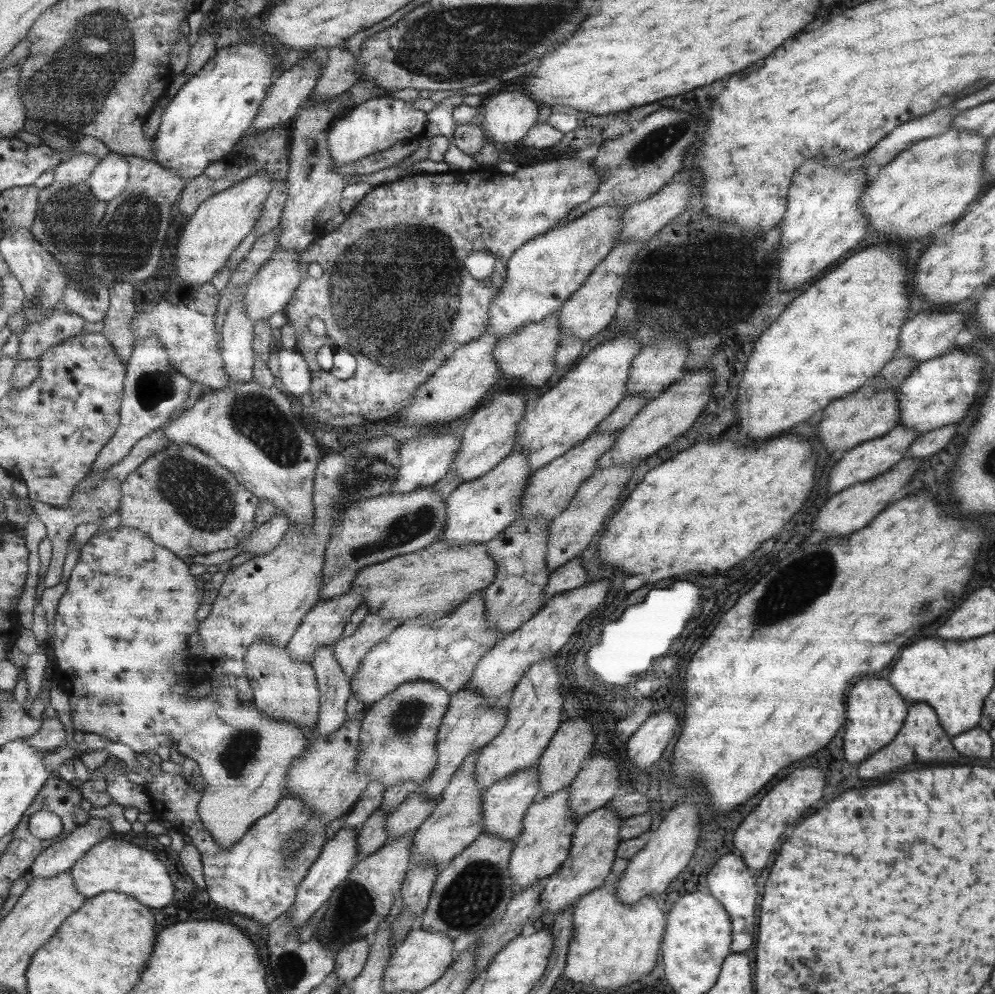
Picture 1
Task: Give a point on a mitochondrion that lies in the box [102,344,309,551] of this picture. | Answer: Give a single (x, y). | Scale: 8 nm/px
(204, 502)

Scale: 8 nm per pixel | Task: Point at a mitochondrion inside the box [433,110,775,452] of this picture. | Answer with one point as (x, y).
(652, 146)

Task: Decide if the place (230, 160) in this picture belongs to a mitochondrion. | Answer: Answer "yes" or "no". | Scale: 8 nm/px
no

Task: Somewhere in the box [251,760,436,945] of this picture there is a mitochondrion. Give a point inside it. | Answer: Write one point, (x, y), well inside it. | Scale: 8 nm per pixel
(355, 903)

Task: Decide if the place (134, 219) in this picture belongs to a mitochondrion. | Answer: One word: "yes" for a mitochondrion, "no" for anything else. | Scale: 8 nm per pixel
yes

